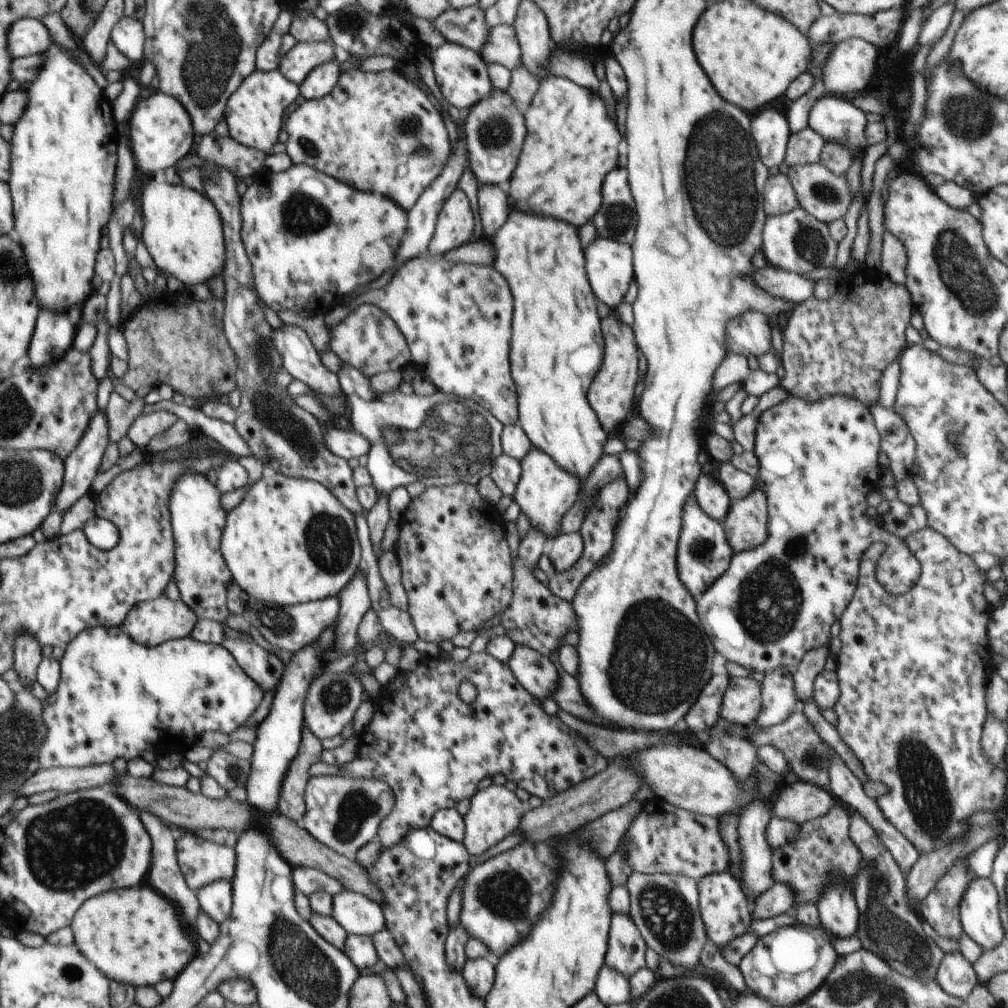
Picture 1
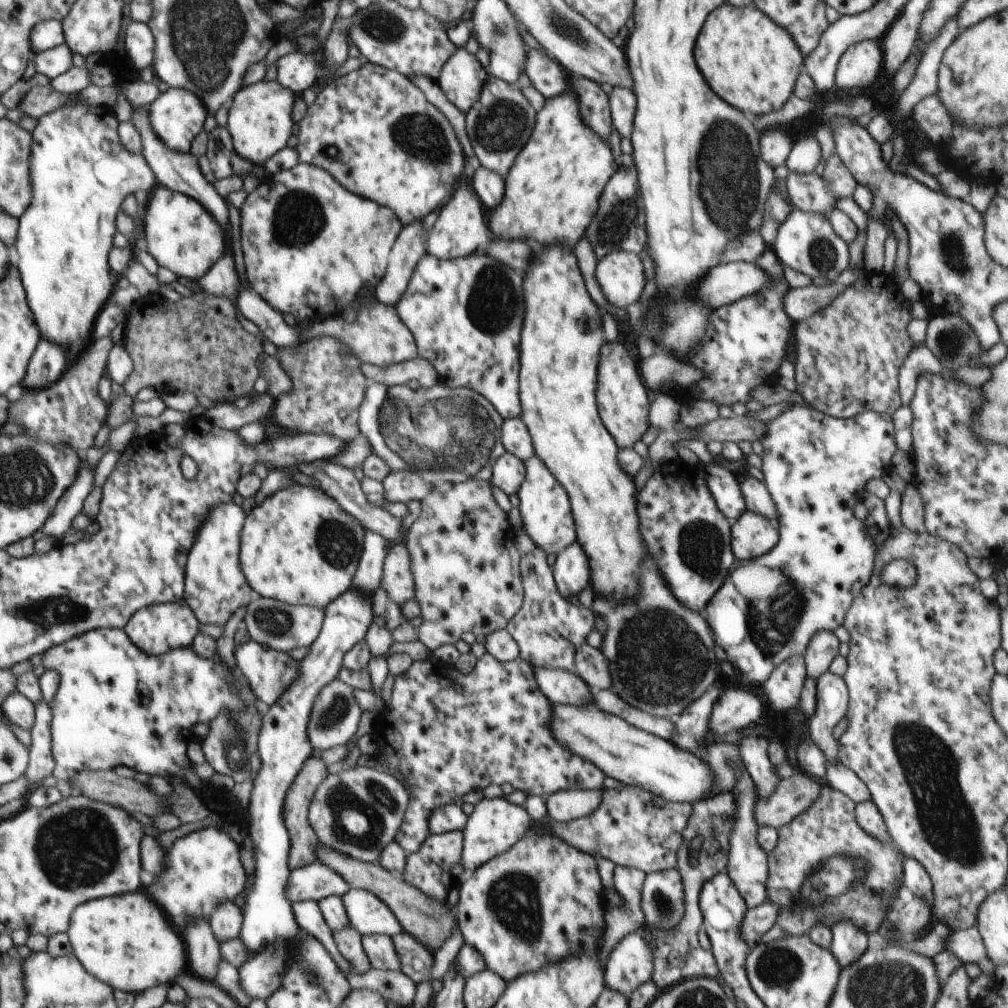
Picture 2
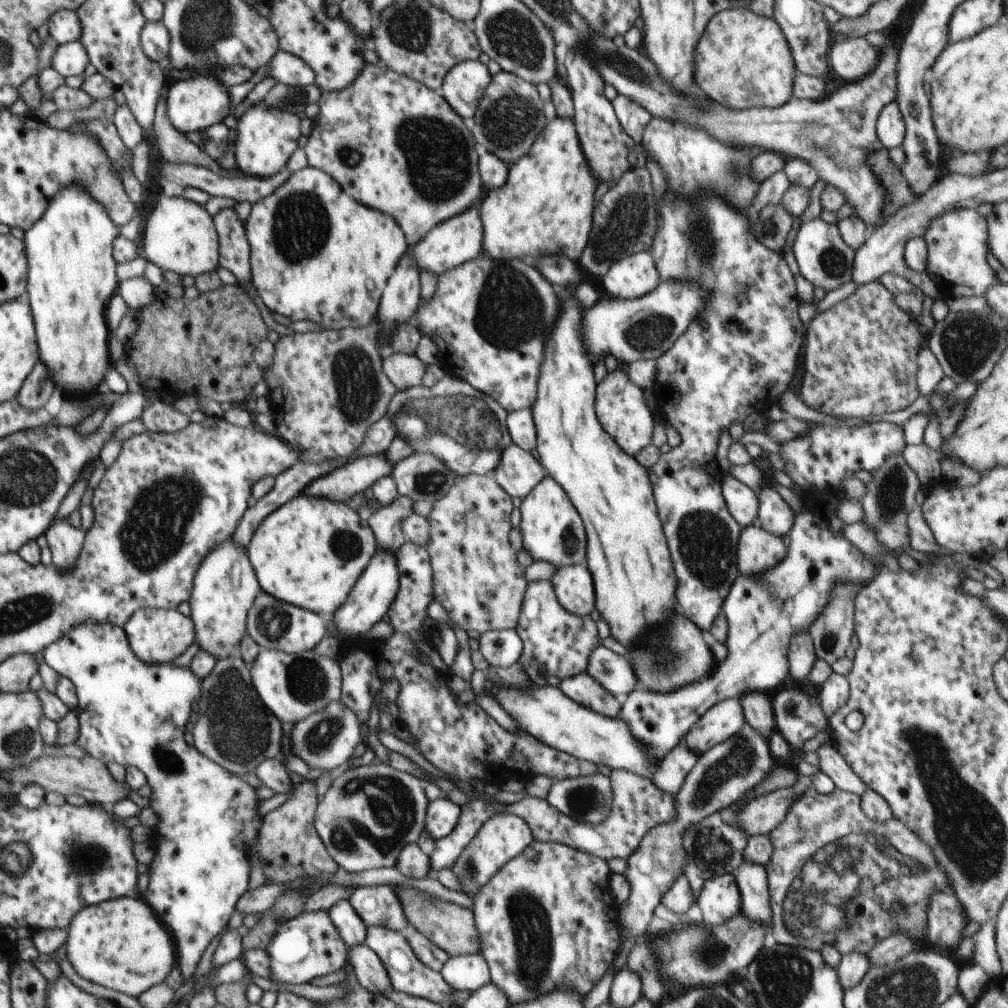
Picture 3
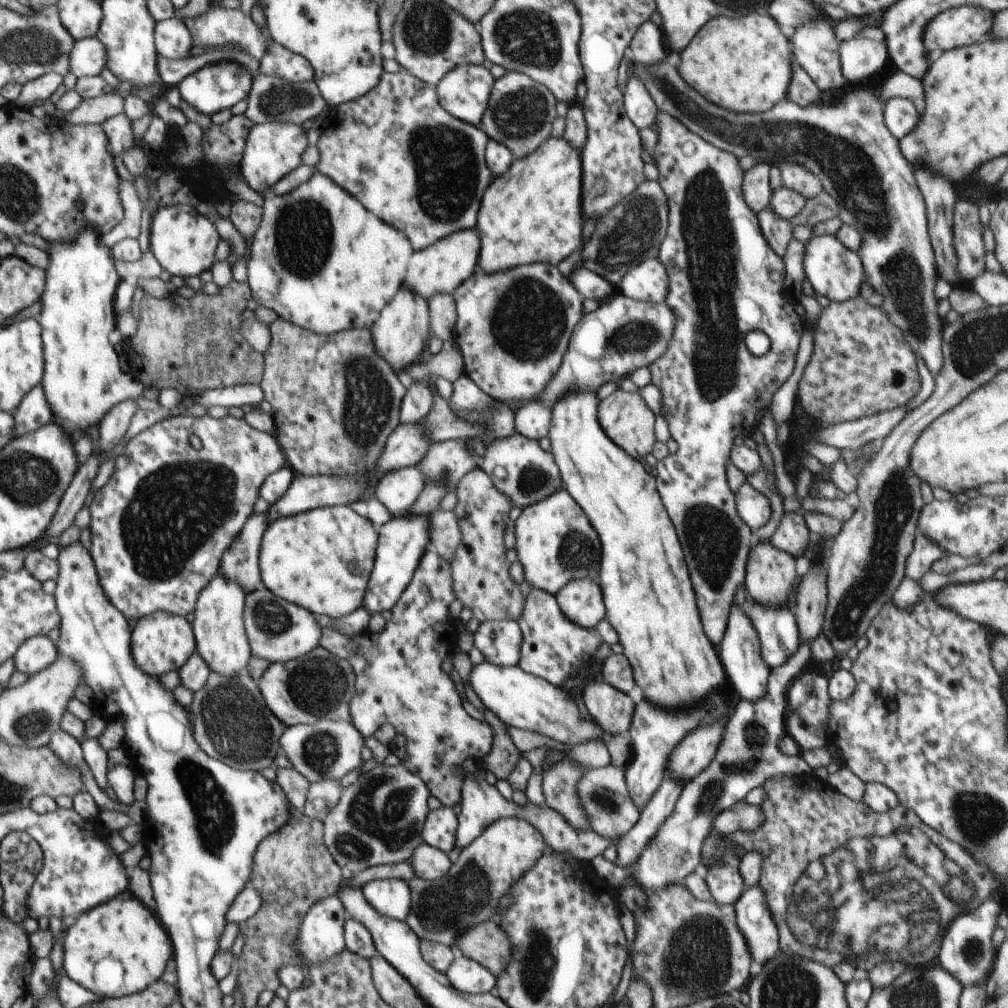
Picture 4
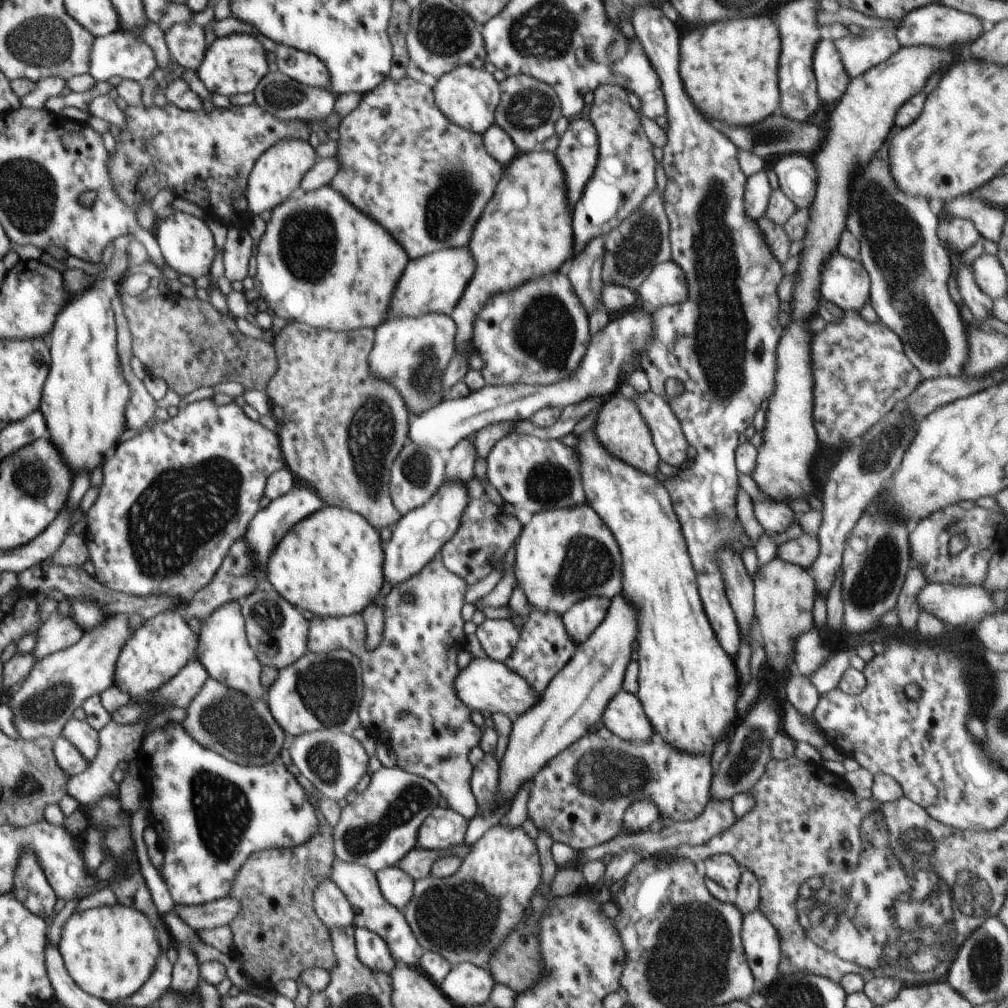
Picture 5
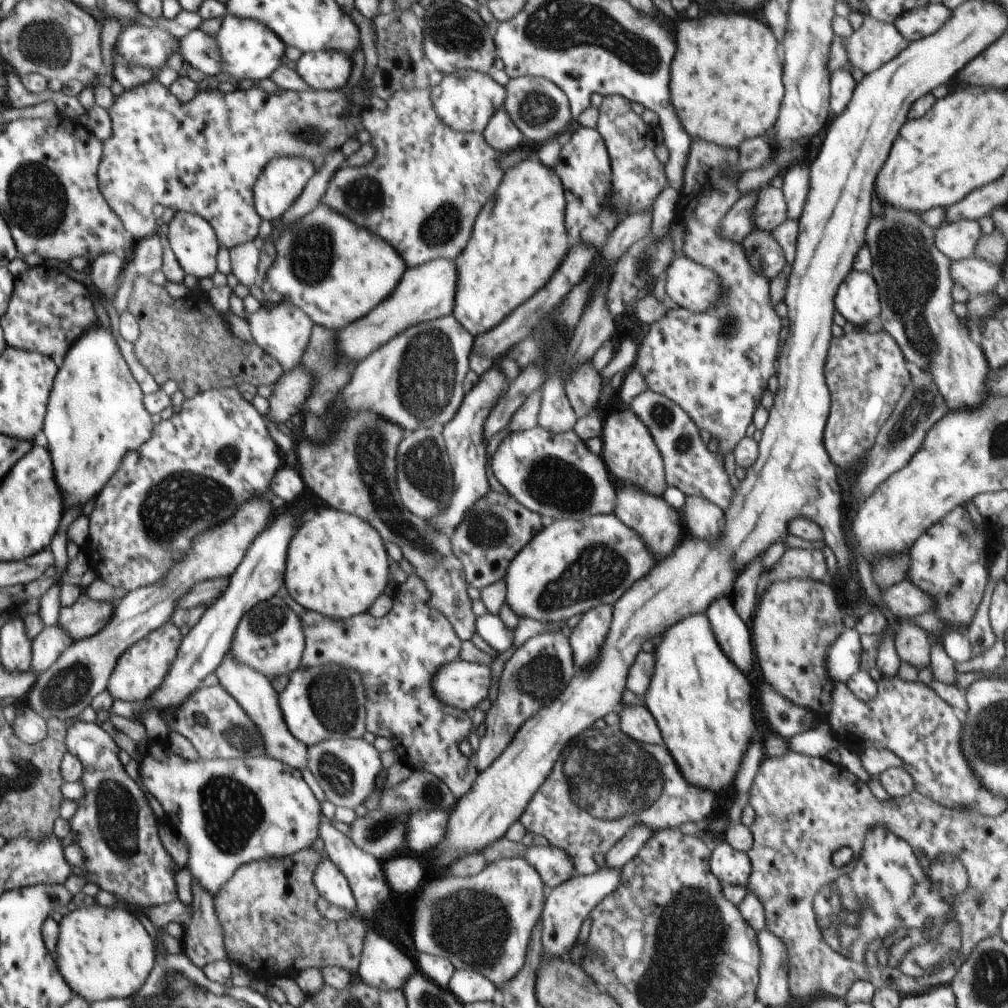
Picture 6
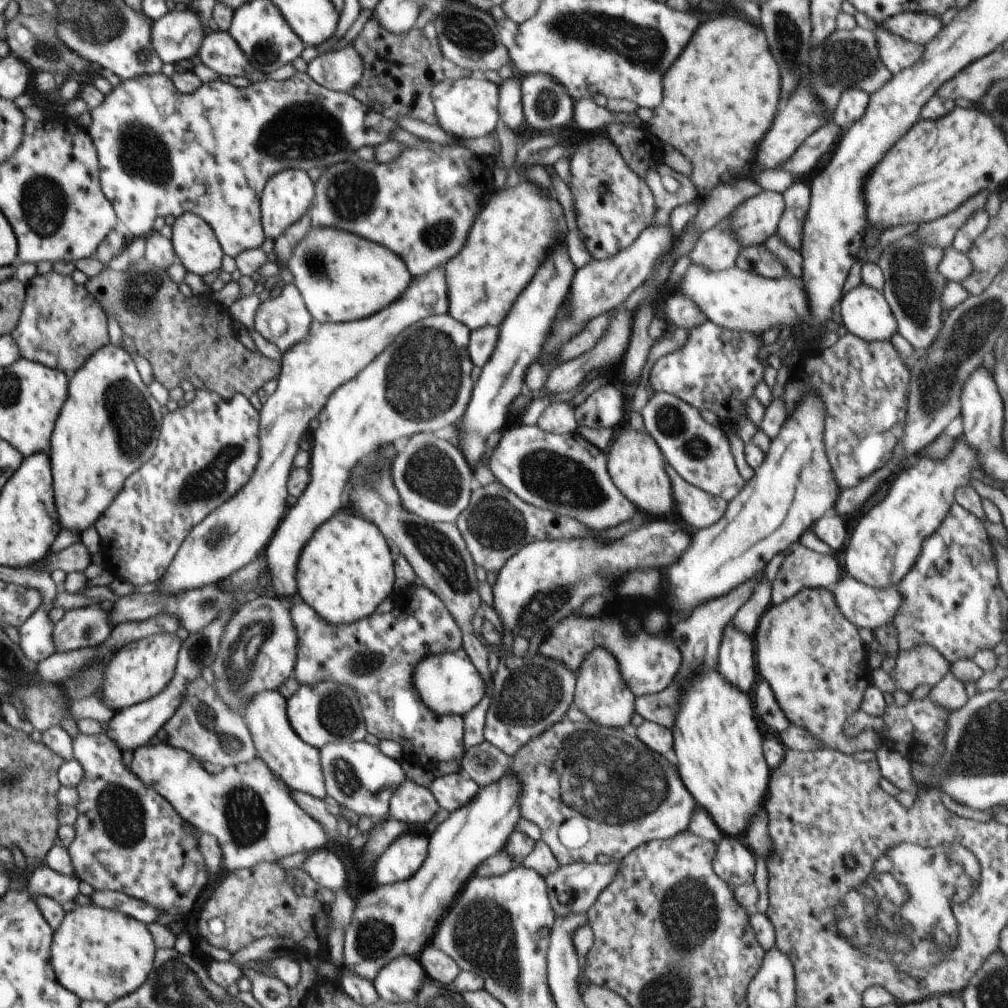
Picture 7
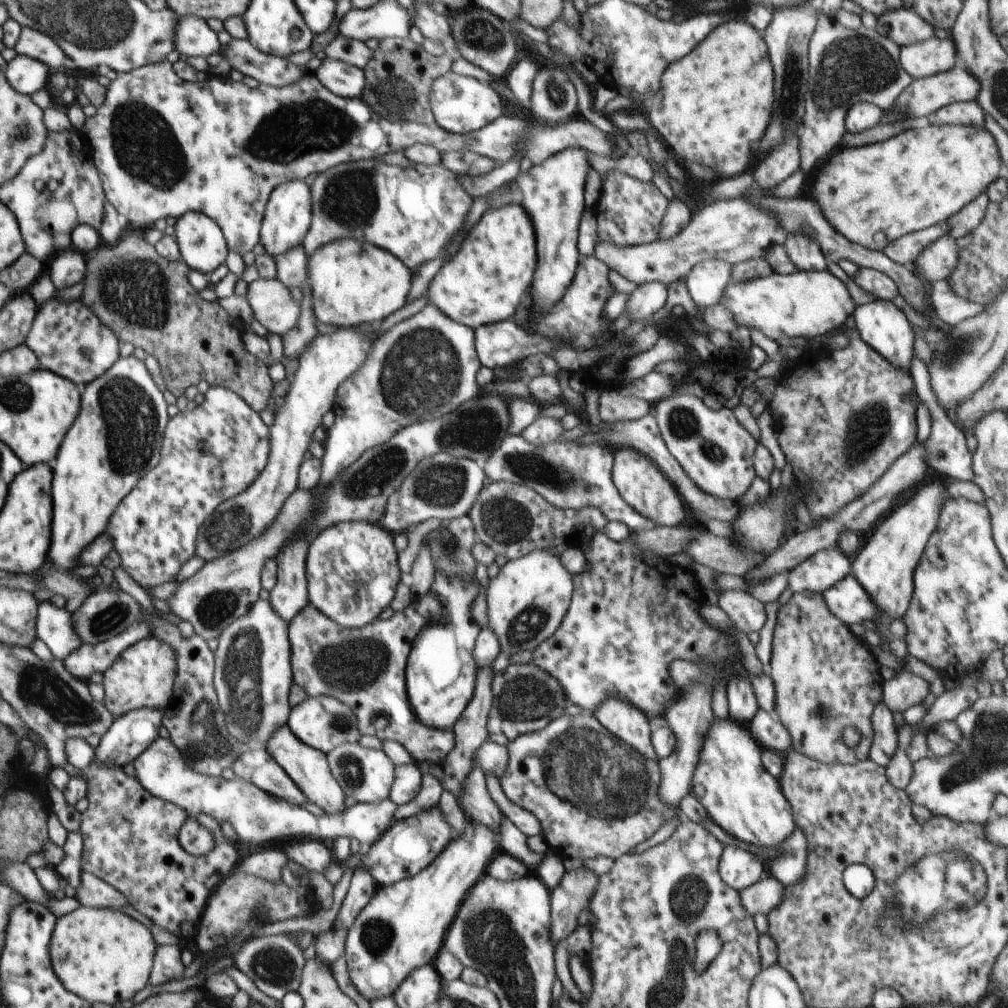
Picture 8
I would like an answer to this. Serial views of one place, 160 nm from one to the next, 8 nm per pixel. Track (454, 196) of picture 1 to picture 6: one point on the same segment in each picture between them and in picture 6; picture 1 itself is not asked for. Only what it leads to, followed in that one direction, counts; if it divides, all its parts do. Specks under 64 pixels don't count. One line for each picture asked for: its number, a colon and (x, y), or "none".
2: (460, 230)
3: (459, 239)
4: (441, 268)
5: (434, 283)
6: (425, 293)

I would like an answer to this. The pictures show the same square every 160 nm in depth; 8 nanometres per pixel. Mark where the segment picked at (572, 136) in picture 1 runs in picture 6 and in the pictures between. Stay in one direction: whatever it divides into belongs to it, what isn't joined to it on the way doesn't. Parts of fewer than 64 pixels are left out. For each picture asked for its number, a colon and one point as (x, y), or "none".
2: (553, 186)
3: (545, 206)
4: (531, 213)
5: (525, 231)
6: (516, 245)

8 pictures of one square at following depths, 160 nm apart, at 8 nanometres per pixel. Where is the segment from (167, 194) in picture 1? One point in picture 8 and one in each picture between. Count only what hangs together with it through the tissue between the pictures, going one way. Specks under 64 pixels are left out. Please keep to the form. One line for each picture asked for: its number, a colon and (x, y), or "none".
2: (181, 234)
3: (180, 236)
4: (184, 242)
5: (187, 245)
6: (194, 243)
7: (195, 244)
8: (202, 246)

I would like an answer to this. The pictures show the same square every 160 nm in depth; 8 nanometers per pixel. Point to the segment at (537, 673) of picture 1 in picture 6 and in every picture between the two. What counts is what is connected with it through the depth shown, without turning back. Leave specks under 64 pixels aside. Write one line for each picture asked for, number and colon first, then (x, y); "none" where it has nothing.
2: (558, 685)
3: (582, 688)
4: (610, 708)
5: (624, 717)
6: (637, 723)

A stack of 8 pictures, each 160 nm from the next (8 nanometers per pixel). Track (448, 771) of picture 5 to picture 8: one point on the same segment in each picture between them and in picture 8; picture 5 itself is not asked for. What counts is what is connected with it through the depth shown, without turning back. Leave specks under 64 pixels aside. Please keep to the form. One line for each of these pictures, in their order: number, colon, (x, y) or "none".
6: (397, 656)
7: (376, 656)
8: (364, 667)

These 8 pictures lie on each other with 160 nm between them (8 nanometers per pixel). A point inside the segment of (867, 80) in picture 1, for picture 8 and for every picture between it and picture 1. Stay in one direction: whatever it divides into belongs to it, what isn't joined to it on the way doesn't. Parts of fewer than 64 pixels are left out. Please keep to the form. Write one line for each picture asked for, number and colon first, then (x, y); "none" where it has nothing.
2: (859, 65)
3: (853, 59)
4: (861, 58)
5: (859, 54)
6: (875, 43)
7: (896, 53)
8: (927, 58)

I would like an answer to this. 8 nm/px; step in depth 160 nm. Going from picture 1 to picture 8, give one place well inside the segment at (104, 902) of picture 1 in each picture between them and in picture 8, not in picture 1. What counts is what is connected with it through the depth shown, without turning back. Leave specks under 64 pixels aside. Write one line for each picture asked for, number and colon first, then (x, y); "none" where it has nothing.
2: (124, 941)
3: (119, 943)
4: (117, 948)
5: (110, 952)
6: (103, 953)
7: (98, 954)
8: (102, 955)

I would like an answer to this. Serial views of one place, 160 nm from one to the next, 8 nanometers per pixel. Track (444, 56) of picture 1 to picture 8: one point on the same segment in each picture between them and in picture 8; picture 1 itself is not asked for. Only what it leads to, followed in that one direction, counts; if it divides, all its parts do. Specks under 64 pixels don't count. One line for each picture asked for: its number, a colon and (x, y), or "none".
2: (461, 79)
3: (464, 85)
4: (464, 92)
5: (467, 96)
6: (466, 100)
7: (467, 108)
8: (461, 105)

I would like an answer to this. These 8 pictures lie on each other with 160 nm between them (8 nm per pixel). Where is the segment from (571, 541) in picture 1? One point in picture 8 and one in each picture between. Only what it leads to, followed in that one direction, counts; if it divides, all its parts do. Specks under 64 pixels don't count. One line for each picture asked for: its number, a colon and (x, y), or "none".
2: (570, 570)
3: (573, 586)
4: (580, 600)
5: (584, 617)
6: (589, 634)
7: (600, 693)
8: (626, 722)

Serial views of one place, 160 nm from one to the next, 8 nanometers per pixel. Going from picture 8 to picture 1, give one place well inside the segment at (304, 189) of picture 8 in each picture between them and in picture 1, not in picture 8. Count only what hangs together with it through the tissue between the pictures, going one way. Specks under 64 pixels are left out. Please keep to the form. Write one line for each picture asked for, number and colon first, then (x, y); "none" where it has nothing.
1: (254, 113)
2: (260, 122)
3: (265, 138)
4: (273, 150)
5: (278, 172)
6: (283, 179)
7: (288, 195)

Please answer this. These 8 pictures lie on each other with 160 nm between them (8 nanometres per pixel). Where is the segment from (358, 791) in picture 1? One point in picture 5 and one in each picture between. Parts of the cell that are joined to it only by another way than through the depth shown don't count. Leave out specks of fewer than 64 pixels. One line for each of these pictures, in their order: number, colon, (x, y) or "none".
2: (358, 812)
3: (371, 813)
4: (379, 820)
5: (380, 827)

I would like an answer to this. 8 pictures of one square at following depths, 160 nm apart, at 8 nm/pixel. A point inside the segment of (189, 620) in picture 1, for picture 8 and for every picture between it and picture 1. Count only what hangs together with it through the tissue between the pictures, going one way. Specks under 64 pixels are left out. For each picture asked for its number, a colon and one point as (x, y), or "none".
2: (156, 629)
3: (159, 636)
4: (162, 642)
5: (156, 652)
6: (142, 668)
7: (140, 670)
8: (144, 676)

